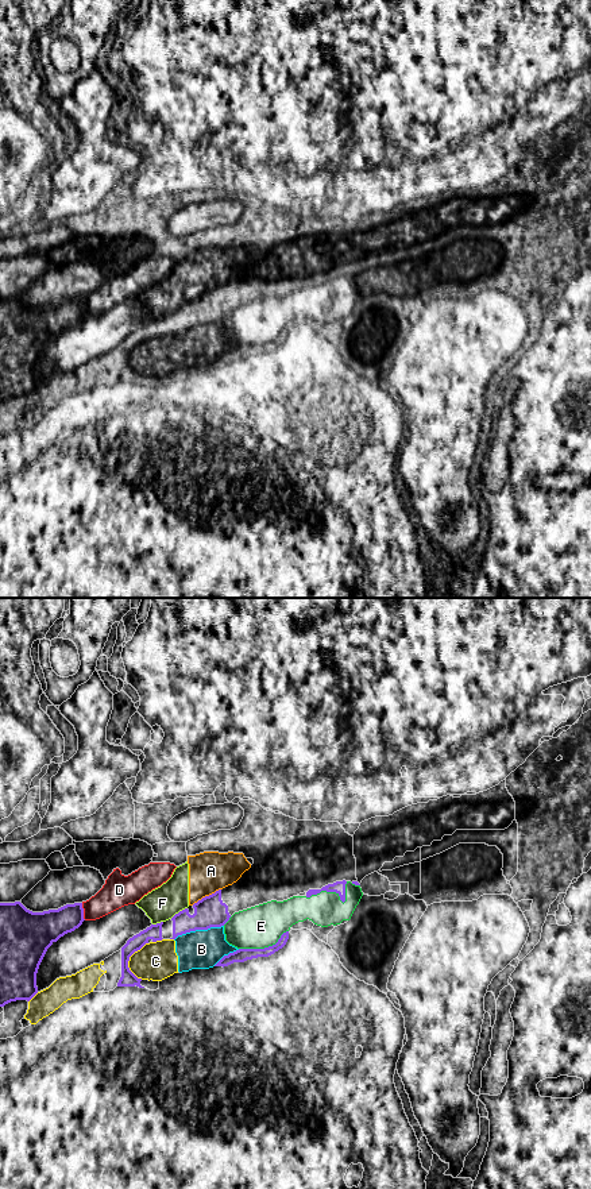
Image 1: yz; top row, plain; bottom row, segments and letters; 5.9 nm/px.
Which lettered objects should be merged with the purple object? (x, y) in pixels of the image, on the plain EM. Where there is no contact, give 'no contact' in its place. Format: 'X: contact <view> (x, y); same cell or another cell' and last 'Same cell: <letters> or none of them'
A: contact yz (205, 292); another cell
B: contact yz (199, 324); another cell
C: contact yz (128, 355); another cell
D: contact yz (82, 307); another cell
E: contact yz (335, 286); another cell
F: contact yz (180, 307); another cell
Same cell: none of them

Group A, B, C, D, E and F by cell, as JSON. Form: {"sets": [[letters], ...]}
{"sets": [["A", "F"], ["B", "C"], ["D"], ["E"]]}

